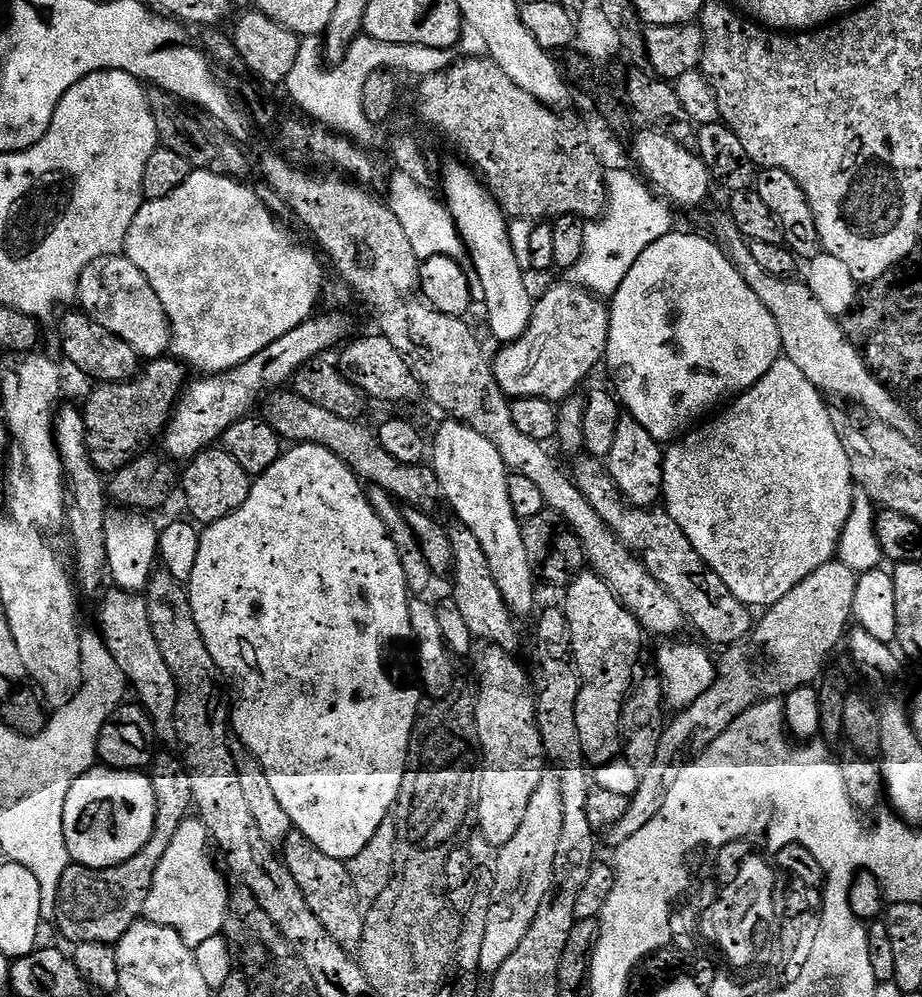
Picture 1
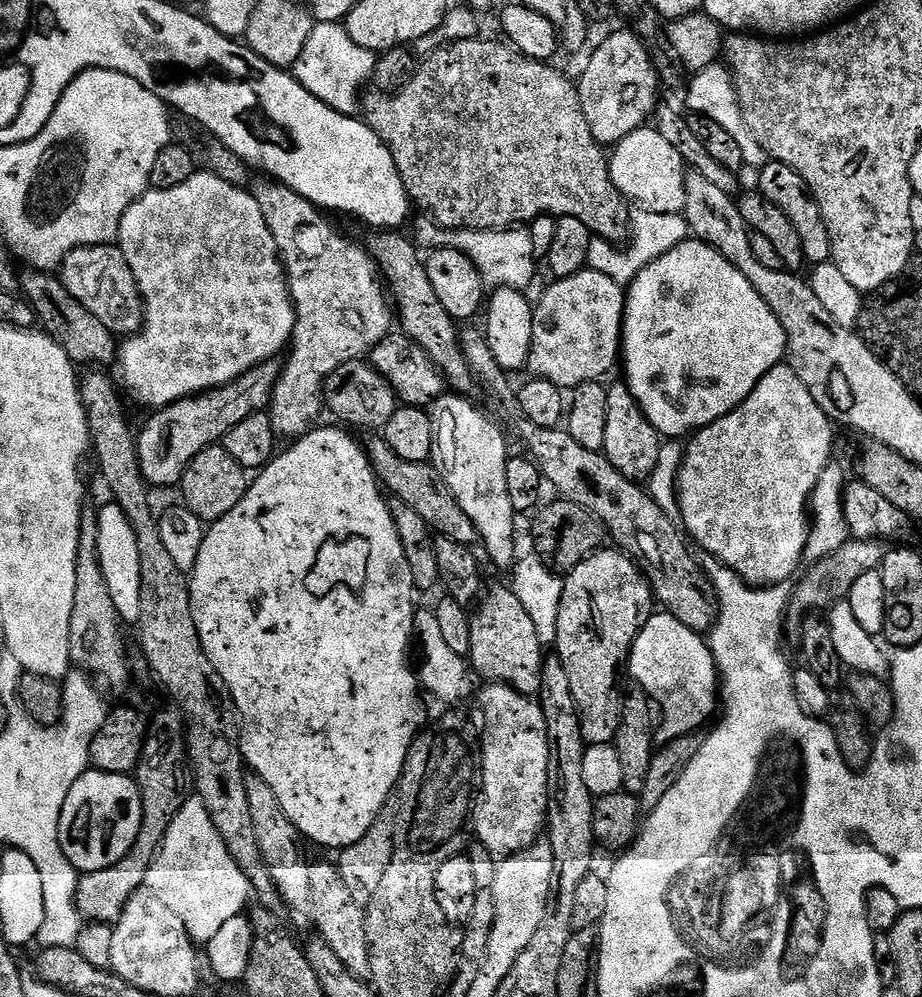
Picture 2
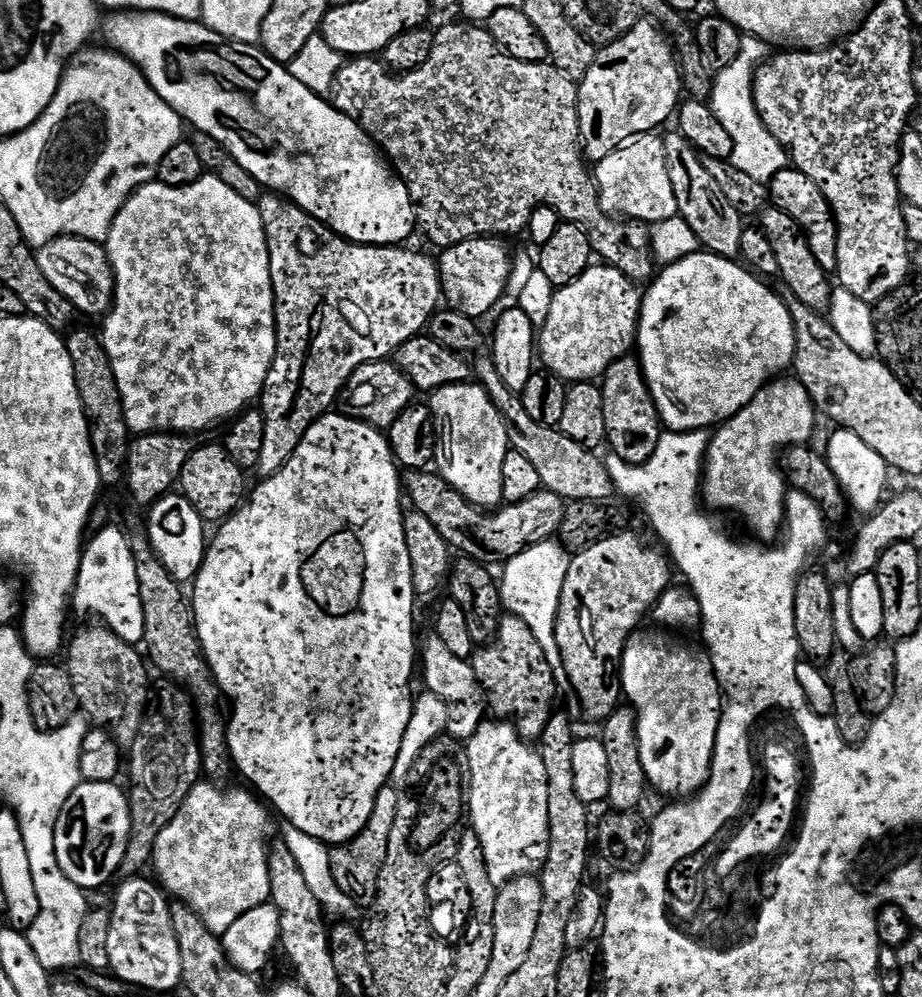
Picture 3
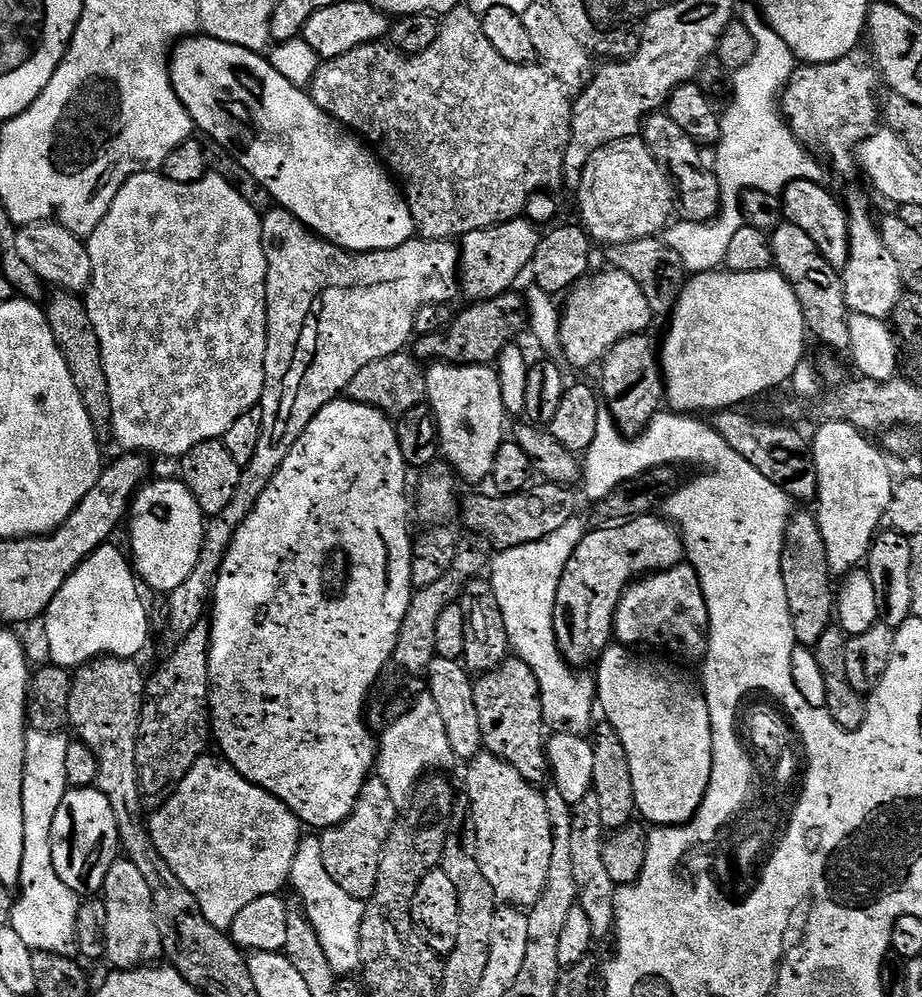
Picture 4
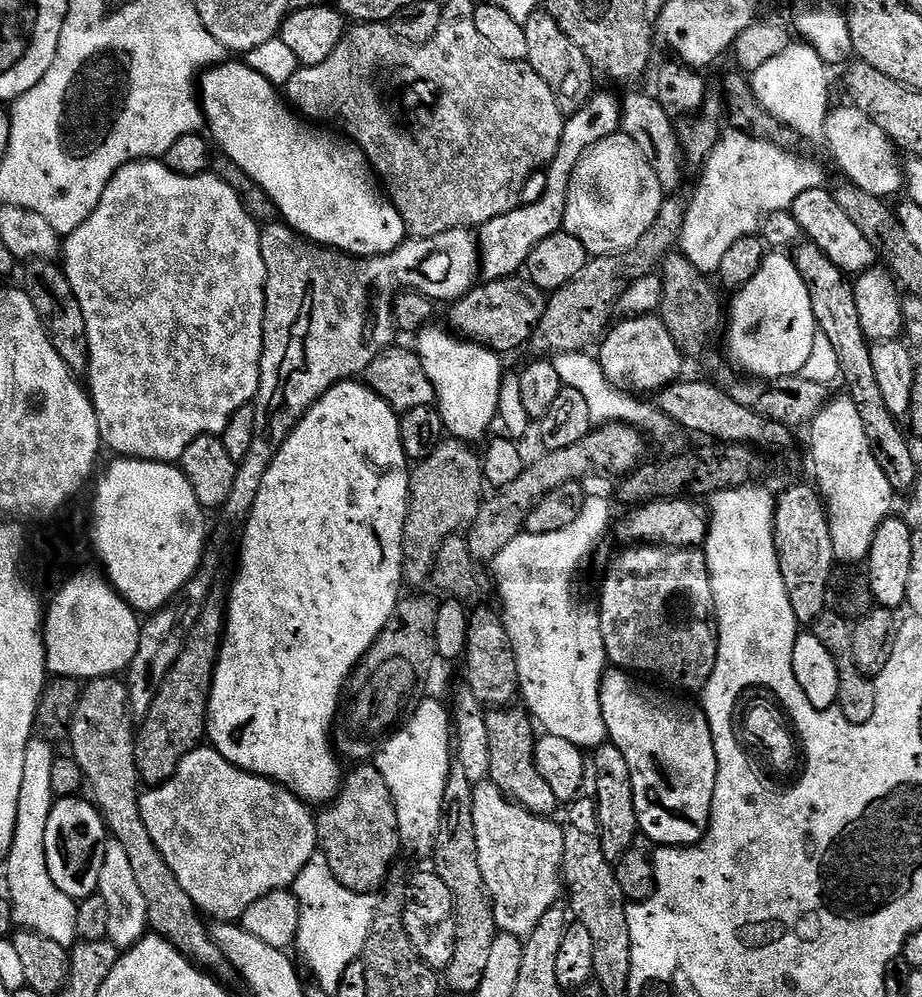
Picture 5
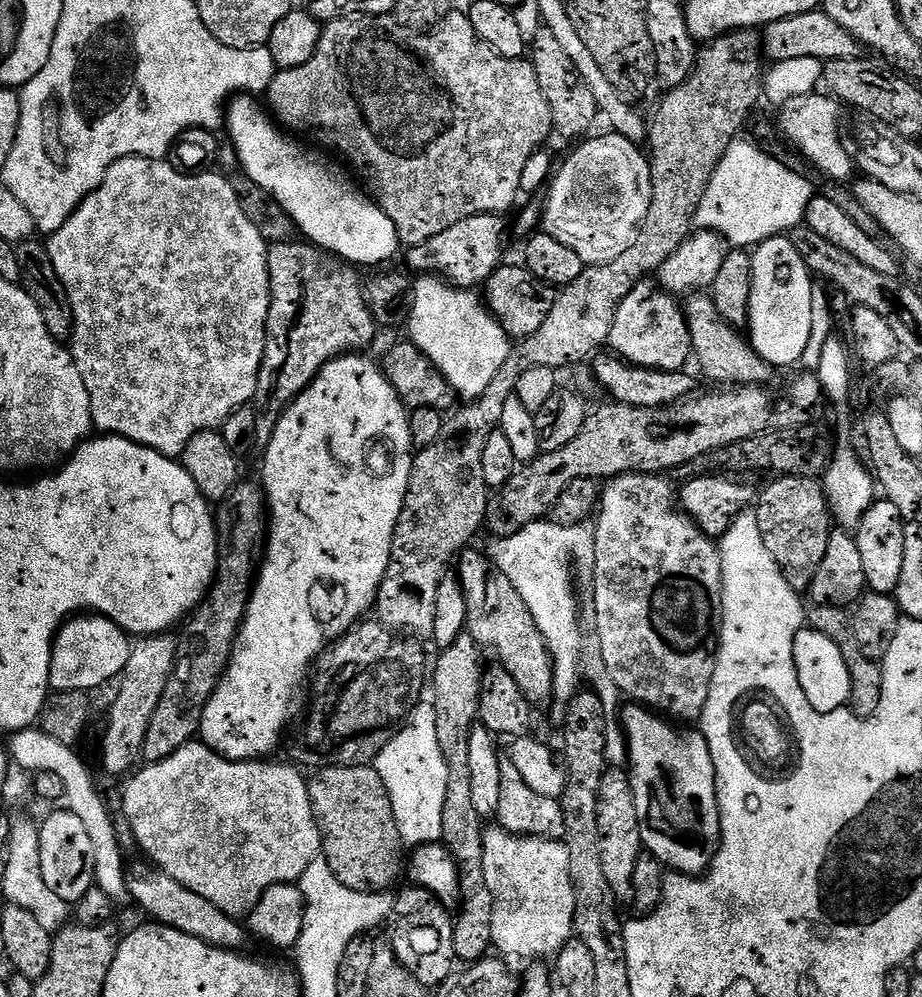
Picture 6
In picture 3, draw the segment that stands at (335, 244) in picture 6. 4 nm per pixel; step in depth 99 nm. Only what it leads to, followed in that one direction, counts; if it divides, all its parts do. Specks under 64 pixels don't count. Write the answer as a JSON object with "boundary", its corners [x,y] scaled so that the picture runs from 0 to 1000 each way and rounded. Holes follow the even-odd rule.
{"boundary":[[[126,10],[114,16],[116,47],[149,64],[171,98],[188,108],[201,125],[228,134],[287,190],[316,201],[358,232],[385,245],[434,247],[446,239],[451,212],[445,191],[440,191],[416,153],[384,118],[368,112],[341,90],[332,90],[309,65],[289,55],[285,48],[241,38],[217,20],[198,20],[181,12]]]}

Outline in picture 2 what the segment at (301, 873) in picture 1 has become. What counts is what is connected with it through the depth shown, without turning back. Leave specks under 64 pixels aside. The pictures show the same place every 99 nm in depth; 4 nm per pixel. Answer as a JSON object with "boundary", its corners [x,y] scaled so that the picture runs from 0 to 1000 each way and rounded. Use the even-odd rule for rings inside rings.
{"boundary":[[[363,866],[338,867],[336,873],[336,897],[338,909],[336,920],[343,926],[346,942],[358,949],[367,965],[371,965],[381,979],[387,981],[398,980],[401,976],[401,953],[397,945],[397,914],[396,908],[384,905],[384,897],[373,891],[371,877]]]}

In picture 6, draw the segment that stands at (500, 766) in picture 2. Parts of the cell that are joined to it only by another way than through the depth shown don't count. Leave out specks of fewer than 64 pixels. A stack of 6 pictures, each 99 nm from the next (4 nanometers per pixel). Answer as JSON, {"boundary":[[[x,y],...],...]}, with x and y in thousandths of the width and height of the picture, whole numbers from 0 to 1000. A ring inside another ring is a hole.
{"boundary":[[[541,828],[526,829],[523,841],[523,873],[527,873],[527,890],[536,905],[534,951],[537,954],[548,955],[542,956],[548,960],[565,959],[568,965],[581,965],[587,961],[602,960],[613,945],[621,942],[625,906],[618,881],[618,853],[612,843],[560,839]]]}

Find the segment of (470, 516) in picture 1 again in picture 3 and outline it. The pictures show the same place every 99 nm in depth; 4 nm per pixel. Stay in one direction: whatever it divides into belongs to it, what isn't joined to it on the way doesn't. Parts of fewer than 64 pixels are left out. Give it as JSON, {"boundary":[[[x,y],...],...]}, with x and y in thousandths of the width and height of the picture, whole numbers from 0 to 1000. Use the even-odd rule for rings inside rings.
{"boundary":[[[520,383],[475,389],[467,394],[466,408],[473,420],[472,472],[514,508],[526,512],[543,509],[544,463],[553,452],[551,428],[527,390]]]}

